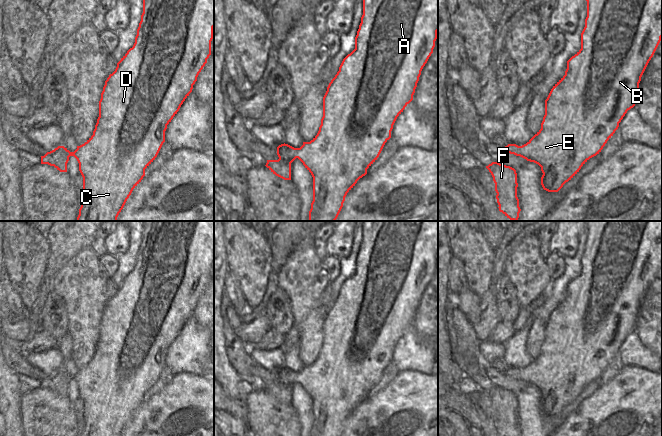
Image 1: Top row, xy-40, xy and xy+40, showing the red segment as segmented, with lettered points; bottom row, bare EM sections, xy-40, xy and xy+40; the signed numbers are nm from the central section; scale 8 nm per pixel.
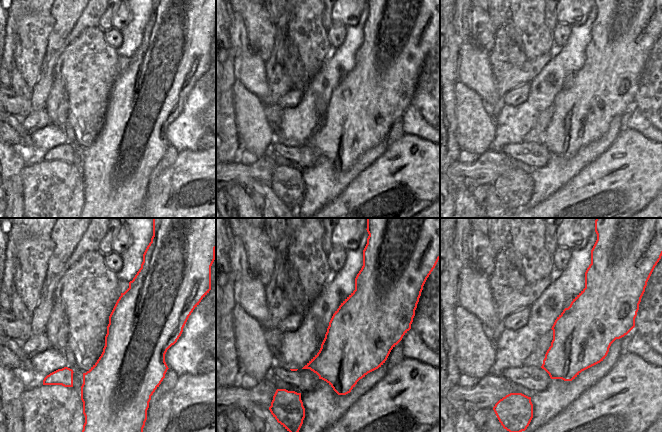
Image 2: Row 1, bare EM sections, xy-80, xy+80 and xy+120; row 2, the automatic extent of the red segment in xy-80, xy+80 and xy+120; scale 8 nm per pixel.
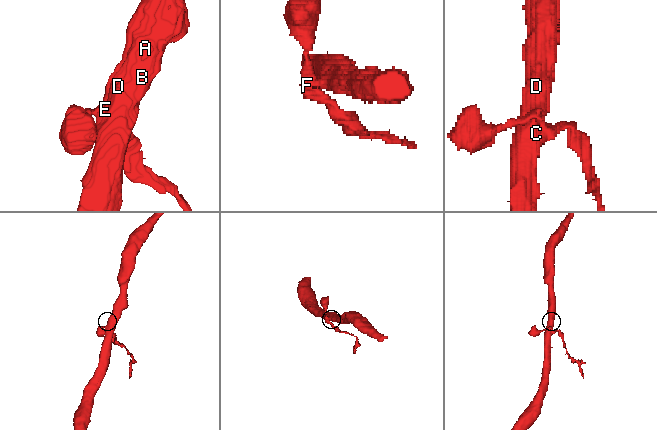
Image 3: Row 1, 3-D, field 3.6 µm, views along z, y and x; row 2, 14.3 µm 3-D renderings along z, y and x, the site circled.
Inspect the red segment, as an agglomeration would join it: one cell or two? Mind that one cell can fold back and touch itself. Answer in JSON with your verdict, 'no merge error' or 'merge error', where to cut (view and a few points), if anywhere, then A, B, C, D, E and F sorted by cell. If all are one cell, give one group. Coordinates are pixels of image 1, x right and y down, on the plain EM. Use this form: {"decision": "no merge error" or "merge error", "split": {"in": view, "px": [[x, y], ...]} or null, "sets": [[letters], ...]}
{"decision": "no merge error", "split": null, "sets": [["A", "B", "C", "D", "E", "F"]]}

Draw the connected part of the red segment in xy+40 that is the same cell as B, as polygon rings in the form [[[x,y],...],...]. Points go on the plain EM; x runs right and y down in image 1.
[[[587,221],[586,225],[587,241],[585,243],[585,251],[581,257],[581,273],[567,285],[565,299],[553,310],[545,324],[545,339],[541,347],[541,353],[526,368],[522,370],[508,368],[503,372],[510,378],[538,388],[543,397],[541,409],[548,416],[558,416],[566,406],[579,396],[590,382],[601,376],[607,365],[613,360],[627,335],[635,330],[641,301],[662,262],[662,221]]]

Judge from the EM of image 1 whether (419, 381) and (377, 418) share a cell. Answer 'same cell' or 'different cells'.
same cell

